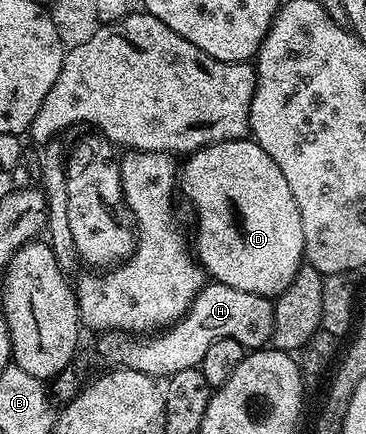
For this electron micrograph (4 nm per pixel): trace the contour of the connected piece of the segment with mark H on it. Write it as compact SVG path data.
M214 280L204 284L193 304L169 328L164 328L147 337L122 332L103 332L98 335L95 350L99 358L111 368L136 370L156 380L166 380L185 368L202 367L205 348L218 338L237 340L248 351L266 347L271 340L275 323L275 303L270 298L241 292Z

